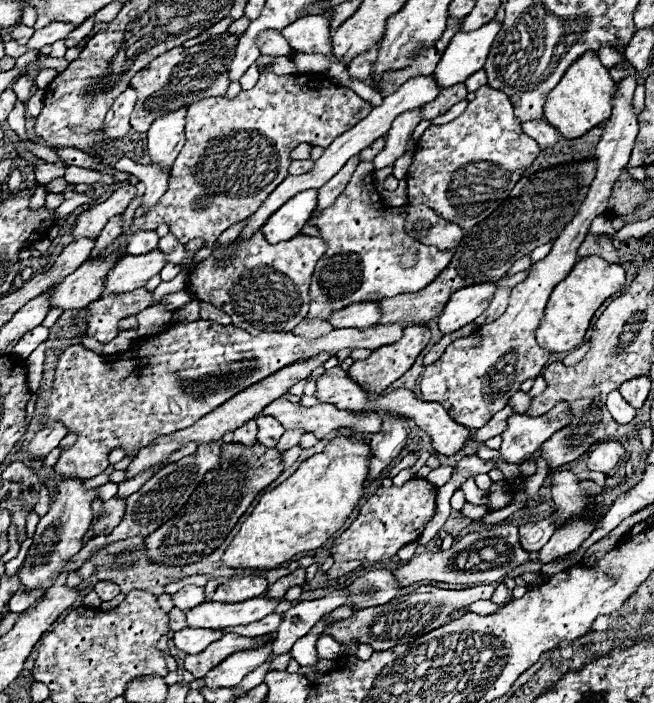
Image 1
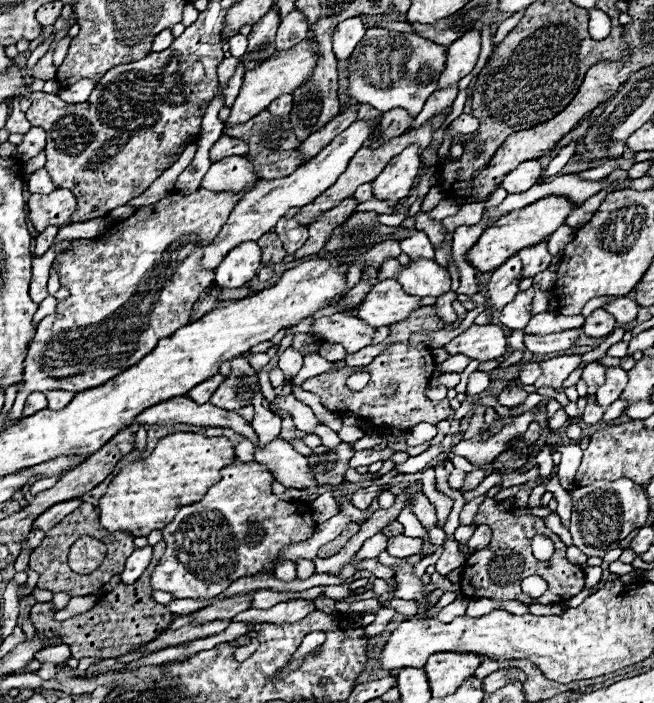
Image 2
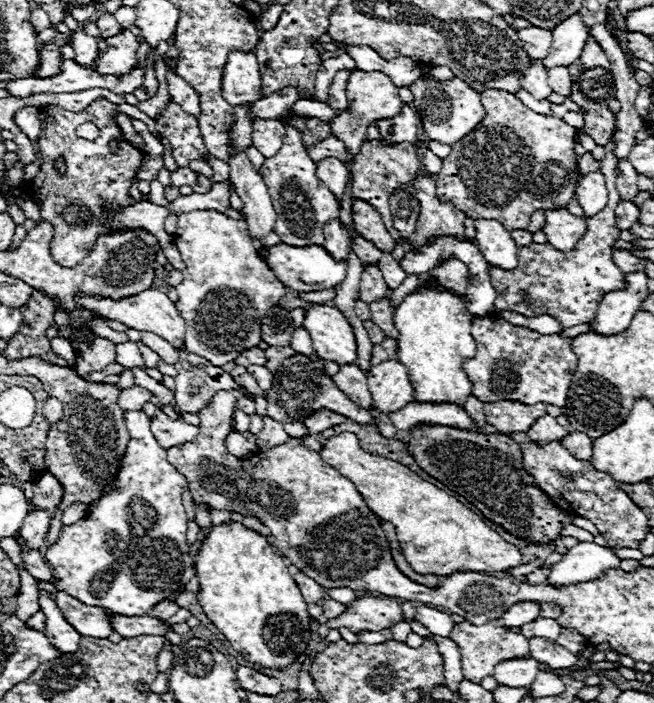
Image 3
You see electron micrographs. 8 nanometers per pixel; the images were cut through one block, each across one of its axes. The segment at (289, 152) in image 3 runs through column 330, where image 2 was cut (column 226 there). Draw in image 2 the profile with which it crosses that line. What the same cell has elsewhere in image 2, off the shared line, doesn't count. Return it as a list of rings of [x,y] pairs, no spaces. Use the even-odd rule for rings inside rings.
[[[198,190],[186,196],[170,193],[170,196],[152,206],[138,208],[130,218],[114,224],[102,236],[80,240],[74,248],[58,254],[56,260],[60,282],[70,290],[70,296],[58,300],[56,312],[46,316],[36,328],[36,336],[28,346],[24,360],[24,382],[12,408],[22,410],[24,400],[30,392],[82,392],[96,388],[106,380],[118,376],[126,368],[134,366],[138,360],[142,360],[142,356],[150,354],[152,348],[156,348],[158,340],[172,336],[178,328],[190,324],[194,300],[204,288],[214,282],[214,272],[200,268],[202,248],[212,244],[222,224],[228,220],[234,204],[238,204],[238,200],[246,192],[248,190],[240,194]]]

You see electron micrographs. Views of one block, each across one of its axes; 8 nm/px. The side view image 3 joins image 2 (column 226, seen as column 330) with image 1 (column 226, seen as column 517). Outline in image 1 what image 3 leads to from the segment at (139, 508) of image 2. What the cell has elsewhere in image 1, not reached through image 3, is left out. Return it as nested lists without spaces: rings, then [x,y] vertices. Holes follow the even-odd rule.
[[[352,436],[334,438],[320,454],[304,460],[280,486],[266,492],[224,550],[222,564],[230,568],[272,570],[300,552],[320,548],[352,514],[364,490],[370,448],[350,440]]]

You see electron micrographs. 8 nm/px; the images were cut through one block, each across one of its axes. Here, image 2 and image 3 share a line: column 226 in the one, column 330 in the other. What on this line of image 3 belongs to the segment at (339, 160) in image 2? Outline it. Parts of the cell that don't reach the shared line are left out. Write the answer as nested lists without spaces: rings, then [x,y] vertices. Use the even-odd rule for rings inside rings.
[[[340,218],[330,220],[330,222],[322,228],[322,234],[324,234],[324,246],[328,248],[328,252],[330,252],[332,256],[338,256],[338,260],[342,260],[342,256],[348,254],[350,234],[348,234],[348,230],[342,226]]]

